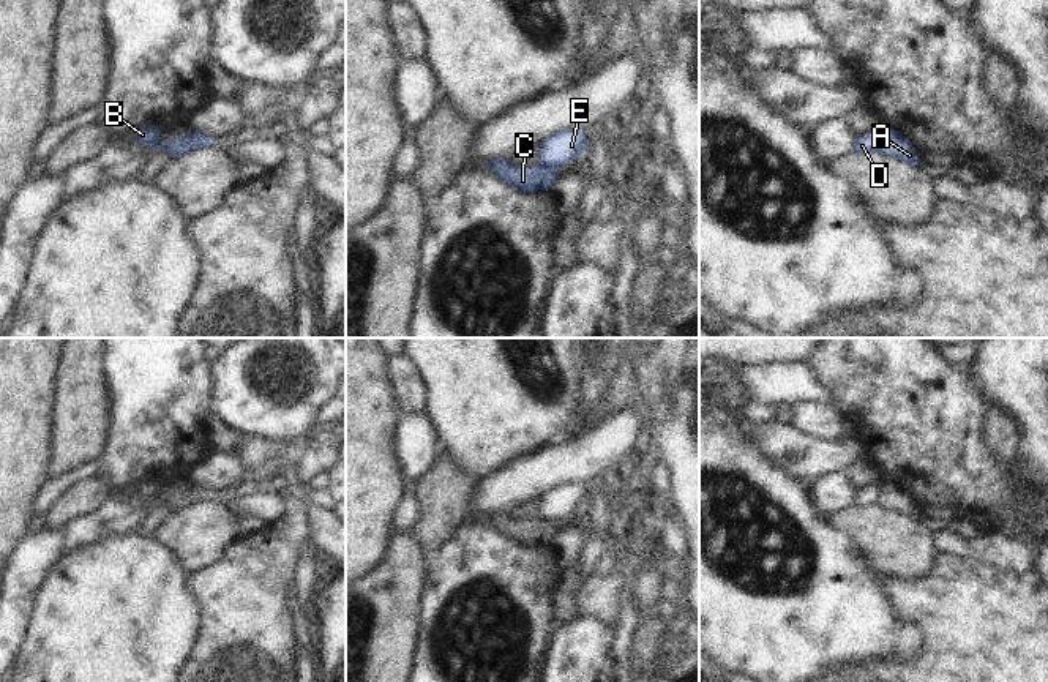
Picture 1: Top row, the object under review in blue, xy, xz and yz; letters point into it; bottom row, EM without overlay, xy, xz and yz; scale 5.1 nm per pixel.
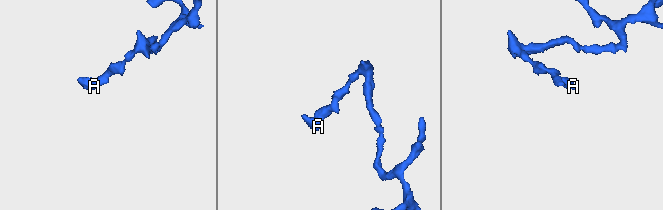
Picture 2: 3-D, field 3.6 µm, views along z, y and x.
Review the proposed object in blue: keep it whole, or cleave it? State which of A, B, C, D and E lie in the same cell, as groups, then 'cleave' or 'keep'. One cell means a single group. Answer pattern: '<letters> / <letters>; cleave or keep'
A B C / D E; cleave

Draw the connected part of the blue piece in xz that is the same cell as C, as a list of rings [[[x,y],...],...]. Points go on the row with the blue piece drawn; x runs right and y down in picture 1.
[[[492,158],[488,161],[489,169],[497,175],[497,178],[510,183],[521,191],[549,189],[556,178],[556,167],[546,164],[529,164],[529,166],[513,166],[508,159]]]

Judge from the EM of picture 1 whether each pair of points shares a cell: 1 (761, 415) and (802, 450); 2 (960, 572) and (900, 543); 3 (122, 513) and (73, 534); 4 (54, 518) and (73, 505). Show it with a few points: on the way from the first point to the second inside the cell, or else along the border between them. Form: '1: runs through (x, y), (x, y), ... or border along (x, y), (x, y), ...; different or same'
1: border along (755, 423), (786, 419), (804, 433); different
2: border along (938, 553), (925, 575), (902, 578); different
3: runs through (109, 518), (100, 520), (86, 531); same
4: runs through (59, 513), (68, 505); same

